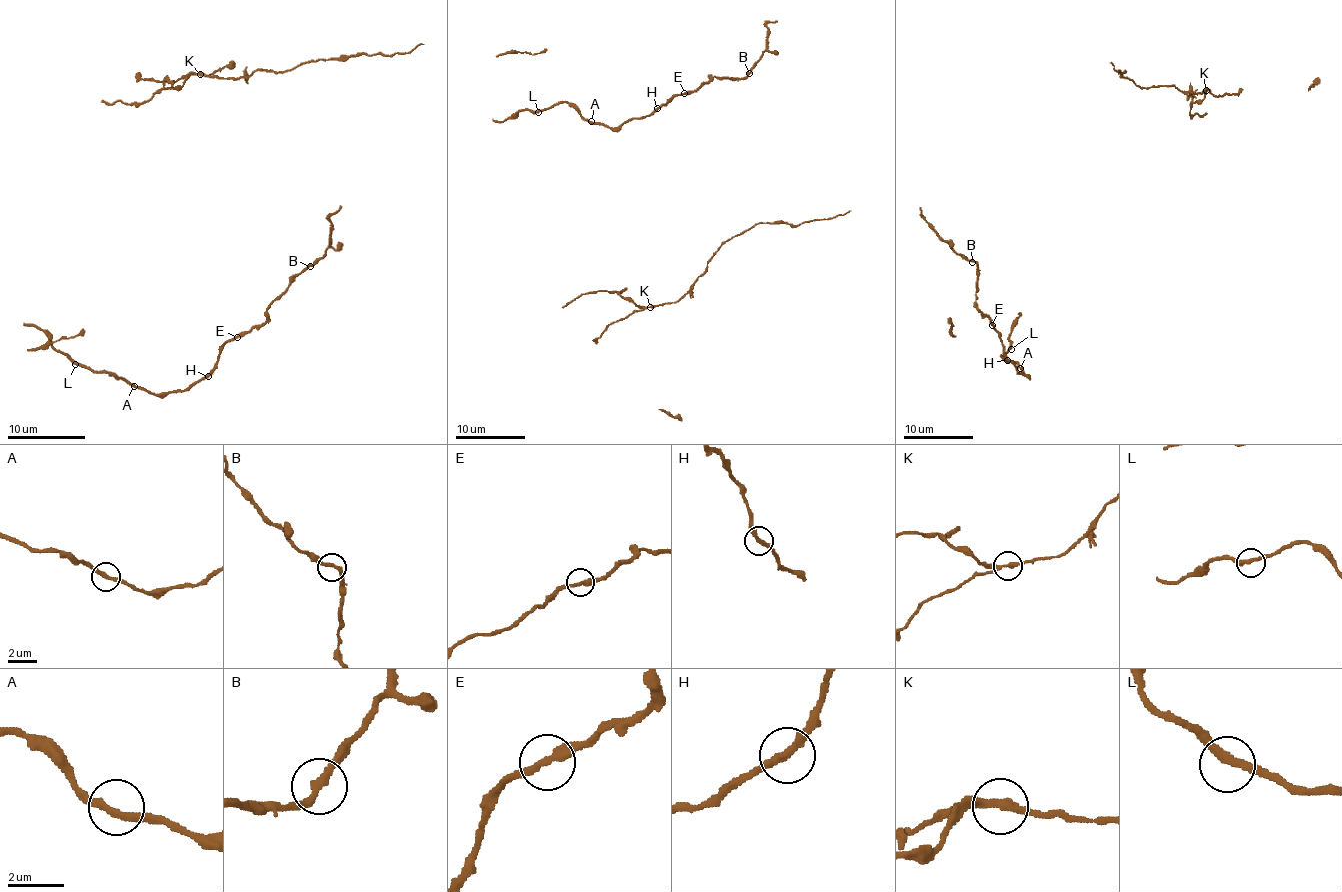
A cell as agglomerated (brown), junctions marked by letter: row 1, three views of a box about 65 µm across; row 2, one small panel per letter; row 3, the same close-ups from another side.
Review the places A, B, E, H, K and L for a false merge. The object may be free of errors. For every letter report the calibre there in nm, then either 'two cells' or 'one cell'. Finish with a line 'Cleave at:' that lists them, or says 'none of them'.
A: 280 nm thick; one cell
B: 240 nm thick; one cell
E: 280 nm thick; one cell
H: 280 nm thick; one cell
K: 280 nm thick; two cells
L: 280 nm thick; one cell
Cleave at: K

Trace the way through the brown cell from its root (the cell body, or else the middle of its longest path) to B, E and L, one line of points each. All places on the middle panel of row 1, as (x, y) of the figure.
B: (775, 52), (766, 51), (749, 73)
E: (775, 52), (766, 51), (745, 77), (710, 77), (693, 91), (684, 93)
L: (775, 52), (766, 51), (745, 77), (710, 77), (615, 128), (586, 121), (565, 101), (538, 112)

